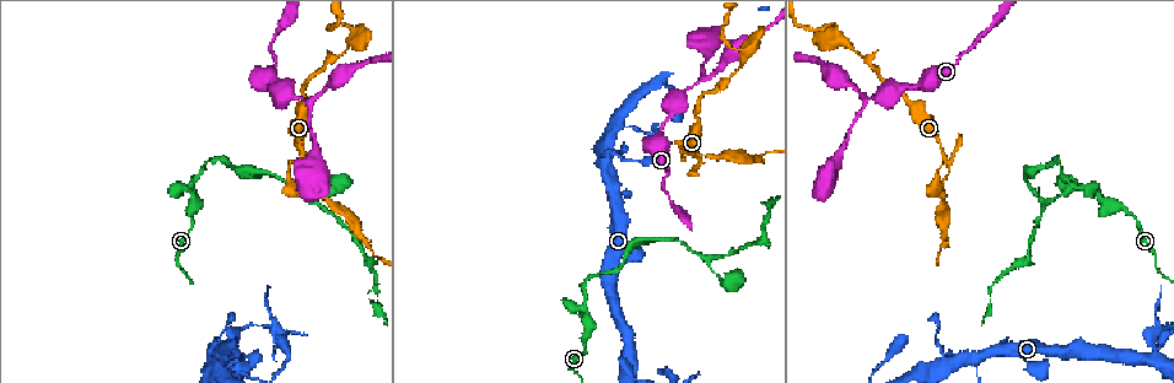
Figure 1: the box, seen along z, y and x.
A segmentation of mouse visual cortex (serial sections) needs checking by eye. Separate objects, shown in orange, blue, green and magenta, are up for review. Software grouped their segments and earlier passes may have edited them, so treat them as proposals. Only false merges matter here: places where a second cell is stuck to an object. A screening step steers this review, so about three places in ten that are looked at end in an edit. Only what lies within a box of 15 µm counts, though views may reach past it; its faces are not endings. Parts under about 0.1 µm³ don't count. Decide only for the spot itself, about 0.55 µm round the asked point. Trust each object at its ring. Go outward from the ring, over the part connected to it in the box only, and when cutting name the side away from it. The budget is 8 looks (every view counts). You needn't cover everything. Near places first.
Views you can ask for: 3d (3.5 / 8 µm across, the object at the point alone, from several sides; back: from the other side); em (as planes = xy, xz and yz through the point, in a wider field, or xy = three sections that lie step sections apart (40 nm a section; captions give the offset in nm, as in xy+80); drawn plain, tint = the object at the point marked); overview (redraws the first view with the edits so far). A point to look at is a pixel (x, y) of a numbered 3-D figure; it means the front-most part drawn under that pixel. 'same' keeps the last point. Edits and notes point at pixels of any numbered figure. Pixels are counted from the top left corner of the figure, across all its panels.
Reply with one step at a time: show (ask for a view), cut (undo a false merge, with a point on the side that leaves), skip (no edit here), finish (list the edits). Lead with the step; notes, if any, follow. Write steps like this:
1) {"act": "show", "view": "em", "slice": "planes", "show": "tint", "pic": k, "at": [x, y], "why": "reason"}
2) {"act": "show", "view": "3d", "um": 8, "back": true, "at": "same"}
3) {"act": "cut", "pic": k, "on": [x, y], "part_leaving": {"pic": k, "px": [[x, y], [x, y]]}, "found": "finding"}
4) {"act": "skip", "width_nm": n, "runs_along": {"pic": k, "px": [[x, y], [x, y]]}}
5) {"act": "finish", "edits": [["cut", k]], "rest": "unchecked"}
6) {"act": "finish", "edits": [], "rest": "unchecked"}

{"act": "show", "view": "3d", "um": 3.5, "pic": 1, "at": [913, 369], "why": "three-way junction"}

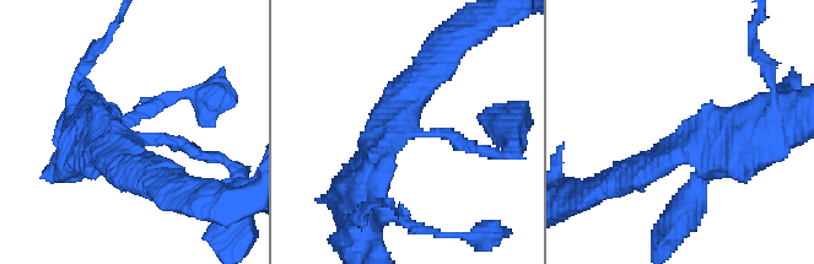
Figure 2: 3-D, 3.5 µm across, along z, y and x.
{"act": "show", "view": "em", "slice": "xy", "step": 5, "show": "plain", "pic": 2, "at": [152, 140], "arms": 3, "arm_widths_nm": [150, 300, 350], "why": "need the tissue"}

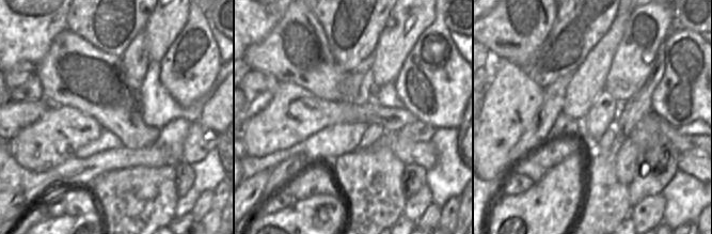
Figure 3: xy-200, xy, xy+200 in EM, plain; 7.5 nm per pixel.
{"act": "show", "view": "em", "slice": "xy", "step": 5, "show": "tint", "at": "same", "why": "with the object marked"}

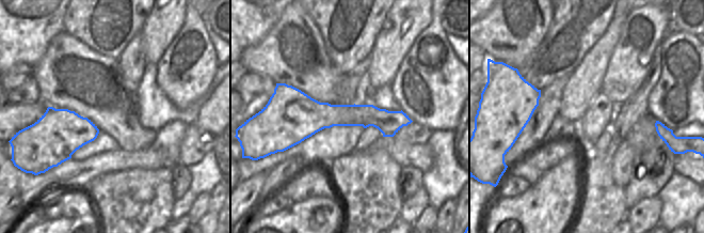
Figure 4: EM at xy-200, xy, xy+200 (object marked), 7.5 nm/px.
{"act": "skip", "runs_along": {"pic": 4, "px": [[280, 110], [408, 121]]}, "found": "all the same cell"}

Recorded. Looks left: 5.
{"act": "show", "view": "3d", "um": 3.5, "pic": 1, "at": [194, 190], "why": "branch point"}

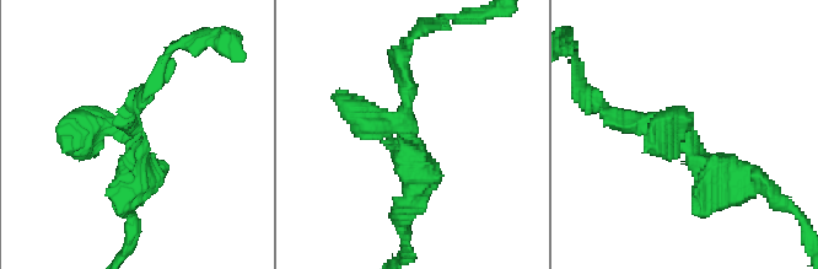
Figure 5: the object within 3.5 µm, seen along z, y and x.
{"act": "show", "view": "em", "slice": "xy", "step": 5, "show": "tint", "pic": 5, "at": [403, 126], "why": "now the EM"}

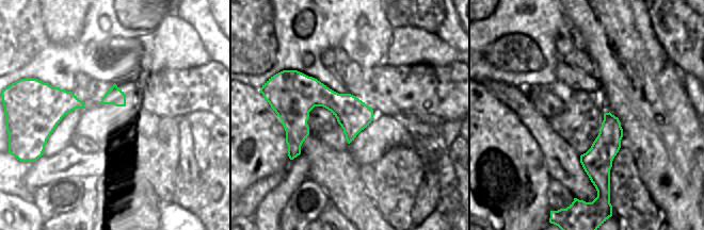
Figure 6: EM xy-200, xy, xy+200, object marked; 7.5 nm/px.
{"act": "show", "view": "em", "slice": "xy", "step": 3, "show": "tint", "at": "same"}

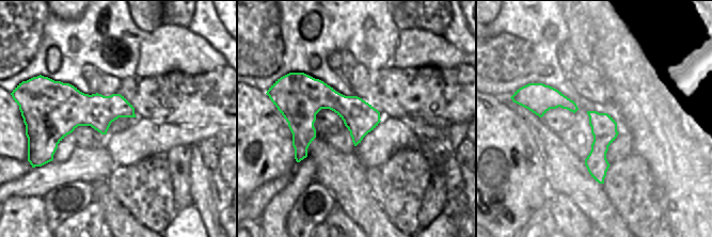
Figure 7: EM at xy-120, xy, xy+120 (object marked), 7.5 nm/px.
{"act": "skip", "runs_along": {"pic": 7, "px": [[590, 113], [599, 122], [601, 180]]}, "found": "all the same cell"}

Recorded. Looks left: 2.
{"act": "show", "view": "3d", "um": 3.5, "pic": 1, "at": [837, 37]}

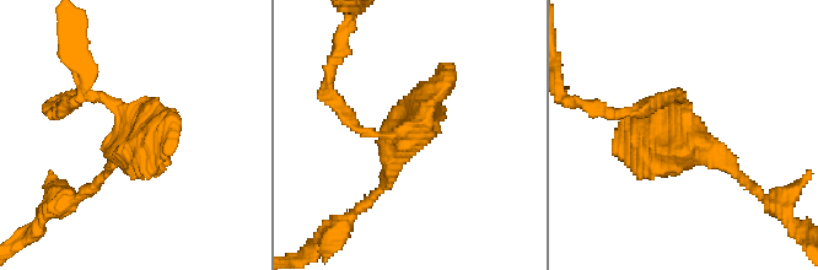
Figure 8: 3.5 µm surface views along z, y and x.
{"act": "show", "view": "em", "slice": "planes", "show": "tint", "pic": 8, "at": [402, 140], "why": "need the tissue"}

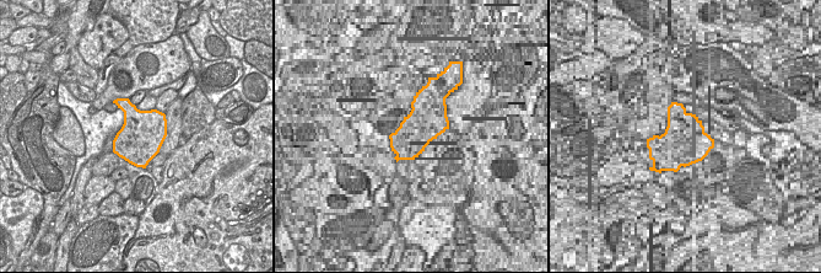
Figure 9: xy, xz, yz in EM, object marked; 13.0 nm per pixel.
{"act": "skip", "runs_along": {"pic": 8, "px": [[747, 184], [666, 97]]}, "found": "continuous, no second cell"}

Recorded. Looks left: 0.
{"act": "finish", "edits": [], "rest": "unchecked"}

